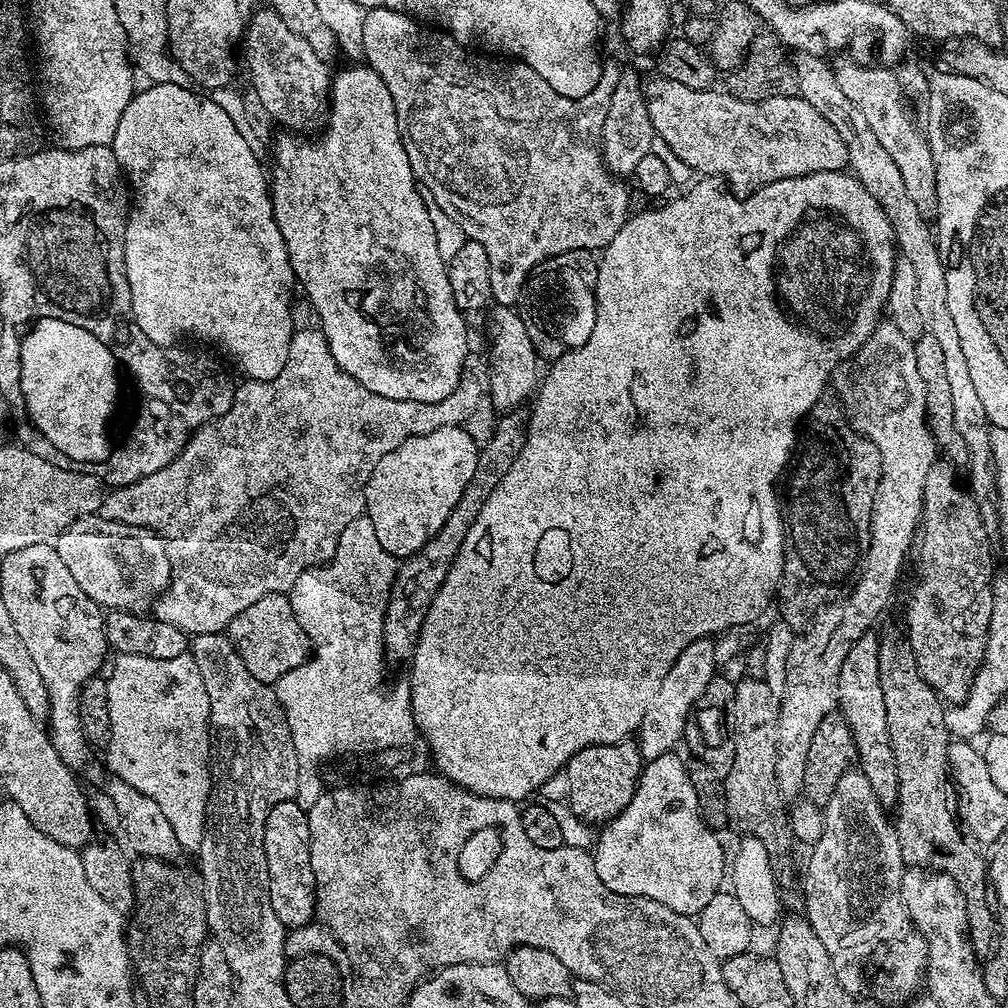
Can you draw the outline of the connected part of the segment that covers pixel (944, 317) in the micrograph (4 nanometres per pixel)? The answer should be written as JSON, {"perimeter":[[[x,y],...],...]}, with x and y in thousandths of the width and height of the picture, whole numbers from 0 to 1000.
{"perimeter":[[[792,52],[788,56],[788,66],[792,77],[793,95],[827,129],[831,129],[835,141],[839,141],[839,153],[841,154],[841,167],[849,179],[855,181],[859,188],[863,189],[867,198],[876,206],[876,210],[887,224],[890,249],[892,253],[902,257],[906,263],[909,275],[910,307],[914,313],[917,329],[928,334],[932,338],[934,347],[938,354],[938,366],[939,366],[939,377],[943,386],[944,406],[946,420],[950,430],[954,432],[959,442],[960,485],[967,495],[971,504],[971,512],[974,514],[975,525],[982,534],[987,533],[992,527],[991,496],[988,488],[988,464],[984,461],[983,433],[984,426],[974,399],[971,398],[970,387],[966,387],[966,379],[963,378],[962,367],[958,364],[958,351],[954,348],[954,339],[951,338],[950,327],[943,314],[942,306],[939,303],[939,287],[937,260],[929,243],[928,231],[920,217],[911,210],[897,182],[897,178],[887,162],[887,157],[879,153],[875,141],[863,129],[863,121],[855,114],[855,109],[839,97],[839,92],[831,85],[826,64],[816,56],[809,56],[803,52]]]}

